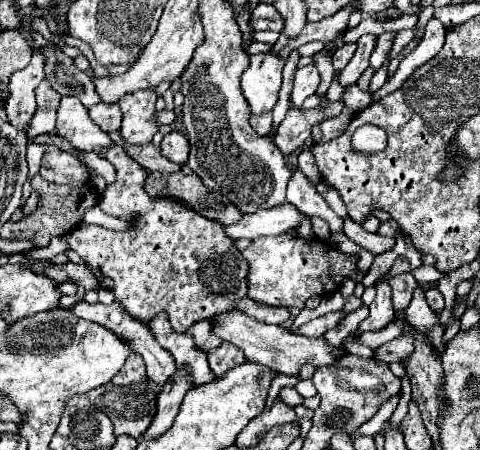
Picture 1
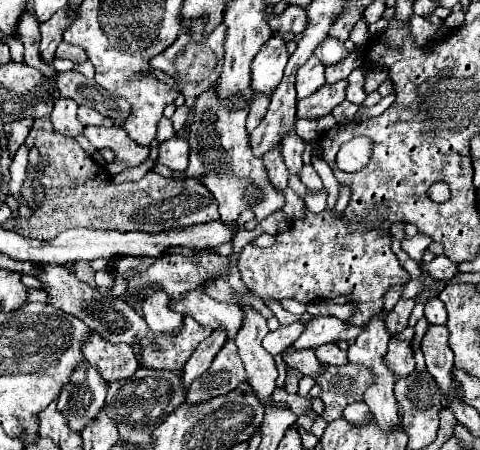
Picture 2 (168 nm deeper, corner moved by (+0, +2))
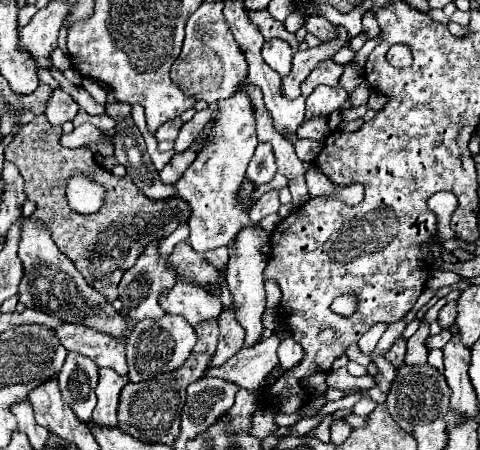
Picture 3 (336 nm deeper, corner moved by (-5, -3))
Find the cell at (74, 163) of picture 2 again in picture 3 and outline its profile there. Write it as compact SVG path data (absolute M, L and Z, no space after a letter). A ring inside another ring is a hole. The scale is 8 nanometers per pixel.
M40 114L14 136L4 150L4 156L18 166L22 178L26 180L26 196L38 206L32 216L44 220L52 228L52 238L60 252L72 258L84 280L112 302L118 298L116 286L120 278L128 268L134 266L144 244L148 244L148 240L172 234L178 228L178 222L188 220L190 208L182 198L154 204L144 196L144 192L138 190L136 184L132 184L130 176L116 178L114 174L104 172L104 168L94 162L90 150L64 148L60 144L60 134L62 128L48 124L46 116ZM74 170L88 172L92 180L100 180L100 184L104 184L106 202L100 212L92 216L80 216L68 208L64 200L64 184Z

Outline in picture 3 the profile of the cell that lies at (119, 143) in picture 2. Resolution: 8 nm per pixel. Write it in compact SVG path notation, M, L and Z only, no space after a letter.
M82 124L82 126L74 128L70 134L62 134L62 138L60 138L60 144L66 148L80 148L88 142L104 142L102 132L92 124Z

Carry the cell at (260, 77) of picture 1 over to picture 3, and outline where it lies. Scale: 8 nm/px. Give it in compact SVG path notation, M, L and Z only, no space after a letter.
M272 38L272 40L266 40L264 46L262 46L262 58L264 62L276 70L280 76L288 76L290 72L290 62L292 62L292 48L288 42L284 40L278 40L278 38Z

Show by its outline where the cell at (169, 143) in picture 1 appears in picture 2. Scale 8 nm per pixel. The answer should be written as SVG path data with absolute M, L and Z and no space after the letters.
M173 137L173 139L167 139L159 145L157 163L167 165L169 169L175 169L175 171L185 171L187 155L189 155L187 141L181 139L181 137Z

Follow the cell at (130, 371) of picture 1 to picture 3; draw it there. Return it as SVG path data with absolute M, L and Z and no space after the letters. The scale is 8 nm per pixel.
M62 324L54 330L54 334L58 336L60 344L70 350L70 352L80 352L92 360L96 360L96 364L100 368L108 366L112 370L116 370L120 376L128 374L126 368L126 352L124 352L124 342L98 332L94 328L82 326L82 324Z

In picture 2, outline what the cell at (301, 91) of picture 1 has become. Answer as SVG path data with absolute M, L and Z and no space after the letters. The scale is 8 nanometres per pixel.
M313 55L305 65L301 65L297 69L297 99L309 97L311 93L315 93L321 85L325 85L325 77L323 77L323 63Z

